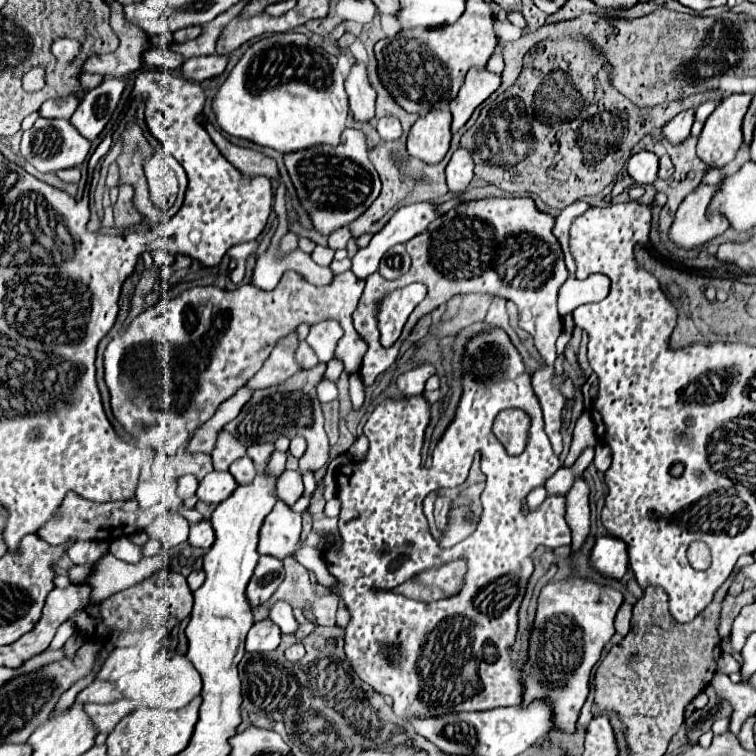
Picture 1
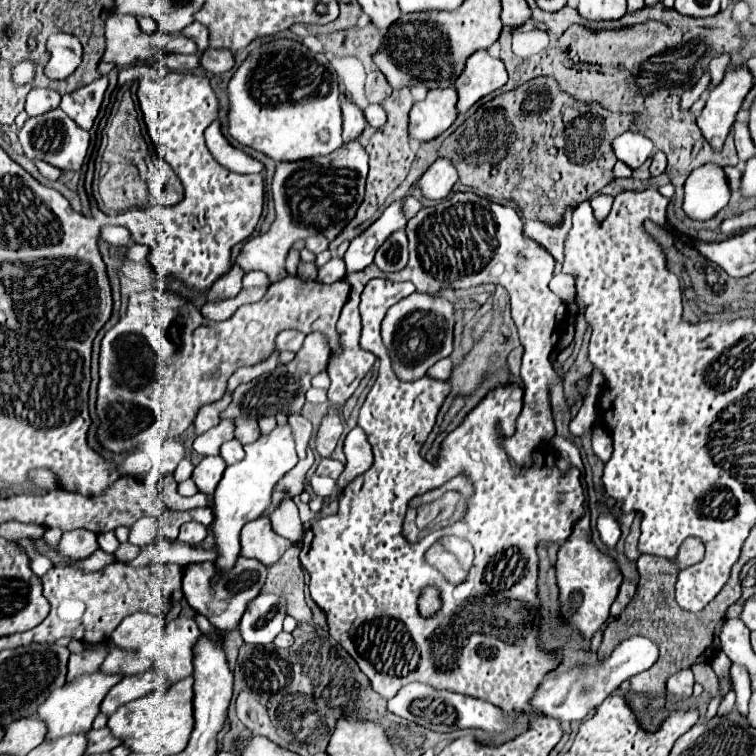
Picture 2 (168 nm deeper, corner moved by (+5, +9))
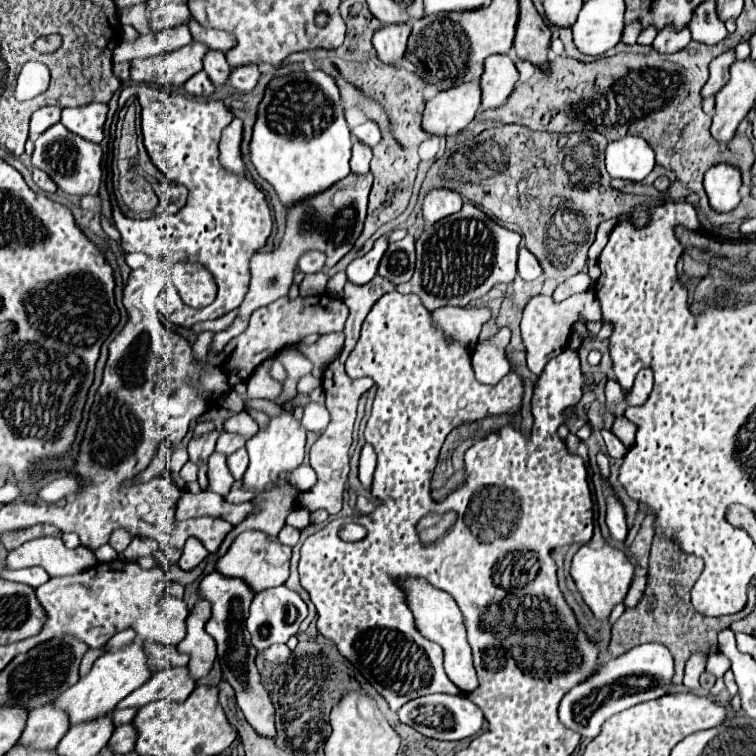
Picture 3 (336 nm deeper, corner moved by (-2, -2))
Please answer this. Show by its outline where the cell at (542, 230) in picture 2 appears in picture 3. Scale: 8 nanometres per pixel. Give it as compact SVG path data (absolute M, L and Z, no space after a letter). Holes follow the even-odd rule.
M521 247L519 249L519 261L517 261L517 275L525 281L533 281L541 273L543 271L541 271L541 265L537 263L537 259L529 251L525 251L525 247Z

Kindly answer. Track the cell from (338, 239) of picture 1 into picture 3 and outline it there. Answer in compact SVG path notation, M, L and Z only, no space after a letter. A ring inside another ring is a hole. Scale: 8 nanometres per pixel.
M307 251L299 259L299 271L303 273L317 273L323 269L323 265L325 265L325 255L321 255L321 251Z

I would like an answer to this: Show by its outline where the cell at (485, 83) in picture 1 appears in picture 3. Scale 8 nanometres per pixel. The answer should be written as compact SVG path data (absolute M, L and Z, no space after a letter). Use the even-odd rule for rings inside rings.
M493 55L485 61L485 71L481 75L481 91L485 109L499 107L511 95L515 83L519 79L519 71L509 55Z

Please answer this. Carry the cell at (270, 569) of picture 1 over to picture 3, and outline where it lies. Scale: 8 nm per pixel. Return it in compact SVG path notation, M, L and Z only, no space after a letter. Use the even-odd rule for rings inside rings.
M217 571L209 573L201 581L199 589L201 589L203 599L213 603L213 615L207 621L207 633L217 643L217 657L221 663L221 671L223 671L225 681L235 691L235 699L237 699L239 709L243 711L247 723L255 729L257 735L267 737L267 739L275 739L277 737L275 707L271 703L269 691L265 689L265 685L261 681L261 673L255 665L257 649L251 645L251 635L245 629L245 619L249 617L249 605L251 605L251 599L255 593L249 591L249 587L241 579L229 579Z

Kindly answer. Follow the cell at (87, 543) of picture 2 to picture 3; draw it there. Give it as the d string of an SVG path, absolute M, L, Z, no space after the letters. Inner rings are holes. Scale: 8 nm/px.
M39 537L13 549L5 559L5 569L43 567L51 577L75 575L97 563L93 551L85 547L67 549L59 537Z

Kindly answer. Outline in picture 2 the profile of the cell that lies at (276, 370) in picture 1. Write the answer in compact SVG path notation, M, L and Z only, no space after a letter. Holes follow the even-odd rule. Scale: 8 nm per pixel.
M226 392L226 396L220 402L212 402L208 406L202 406L196 420L194 420L194 428L196 434L202 434L206 430L210 430L212 426L216 426L220 422L220 412L232 402L232 392Z

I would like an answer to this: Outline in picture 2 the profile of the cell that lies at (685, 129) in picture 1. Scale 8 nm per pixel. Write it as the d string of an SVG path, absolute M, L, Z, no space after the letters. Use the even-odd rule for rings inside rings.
M704 72L702 78L700 78L692 88L688 88L688 90L682 94L682 98L680 98L680 108L682 108L682 110L688 110L688 108L700 98L700 94L708 88L708 82L710 82L710 74Z

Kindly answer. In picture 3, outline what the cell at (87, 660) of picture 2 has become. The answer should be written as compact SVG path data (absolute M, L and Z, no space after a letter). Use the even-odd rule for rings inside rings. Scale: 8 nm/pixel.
M89 649L89 651L83 655L83 661L81 661L81 677L89 673L89 669L93 667L95 659L97 659L97 657L101 657L101 653L103 653L101 649Z

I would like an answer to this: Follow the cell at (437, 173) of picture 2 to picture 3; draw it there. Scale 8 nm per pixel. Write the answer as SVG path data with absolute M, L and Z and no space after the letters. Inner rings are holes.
M435 189L425 197L423 203L423 219L425 227L431 227L433 223L441 221L443 217L449 217L463 207L463 197L449 189Z

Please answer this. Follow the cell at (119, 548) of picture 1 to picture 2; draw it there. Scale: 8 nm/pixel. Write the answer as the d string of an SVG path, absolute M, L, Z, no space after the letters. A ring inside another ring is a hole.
M114 532L100 534L100 536L98 536L98 544L100 544L100 548L102 548L104 552L108 552L108 554L114 554L114 552L118 550L118 546L120 546L120 542L118 542L118 538L116 538Z

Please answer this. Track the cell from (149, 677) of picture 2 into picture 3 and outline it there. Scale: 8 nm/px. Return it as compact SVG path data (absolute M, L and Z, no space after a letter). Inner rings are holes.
M169 667L165 671L155 673L145 685L135 689L127 695L117 709L123 707L143 707L157 699L171 699L171 701L185 701L191 691L195 689L197 681L191 677L187 667Z

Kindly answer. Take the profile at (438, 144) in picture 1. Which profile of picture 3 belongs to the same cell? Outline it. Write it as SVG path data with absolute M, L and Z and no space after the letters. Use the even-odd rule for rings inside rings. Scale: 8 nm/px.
M477 81L459 83L427 101L423 111L423 129L431 135L455 135L473 121L481 103Z

